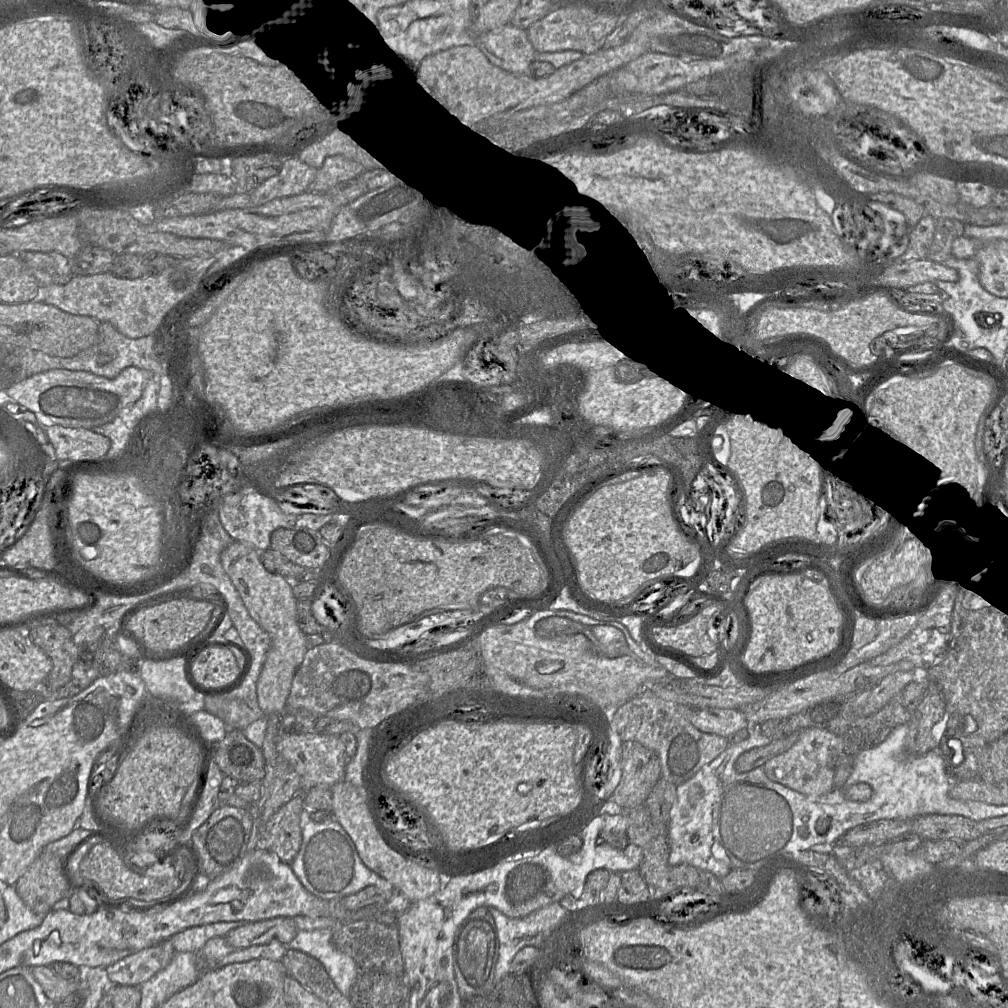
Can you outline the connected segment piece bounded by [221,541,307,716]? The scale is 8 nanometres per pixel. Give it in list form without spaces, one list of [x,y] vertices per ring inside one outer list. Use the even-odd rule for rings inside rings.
[[[233,541],[222,551],[221,563],[250,616],[270,636],[270,649],[257,681],[257,699],[264,716],[281,714],[286,709],[294,675],[307,652],[306,634],[297,623],[298,600],[293,595],[292,582],[266,570],[261,562],[261,552],[238,541]]]

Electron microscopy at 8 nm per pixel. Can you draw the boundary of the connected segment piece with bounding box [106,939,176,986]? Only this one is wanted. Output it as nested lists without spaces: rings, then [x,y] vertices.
[[[167,939],[108,966],[107,974],[113,984],[139,986],[167,967],[175,953]]]

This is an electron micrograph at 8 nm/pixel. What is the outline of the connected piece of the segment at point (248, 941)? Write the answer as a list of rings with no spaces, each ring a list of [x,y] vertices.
[[[276,917],[267,920],[249,922],[231,930],[225,939],[235,949],[269,944],[278,941],[288,945],[297,935],[298,929],[292,918]]]

